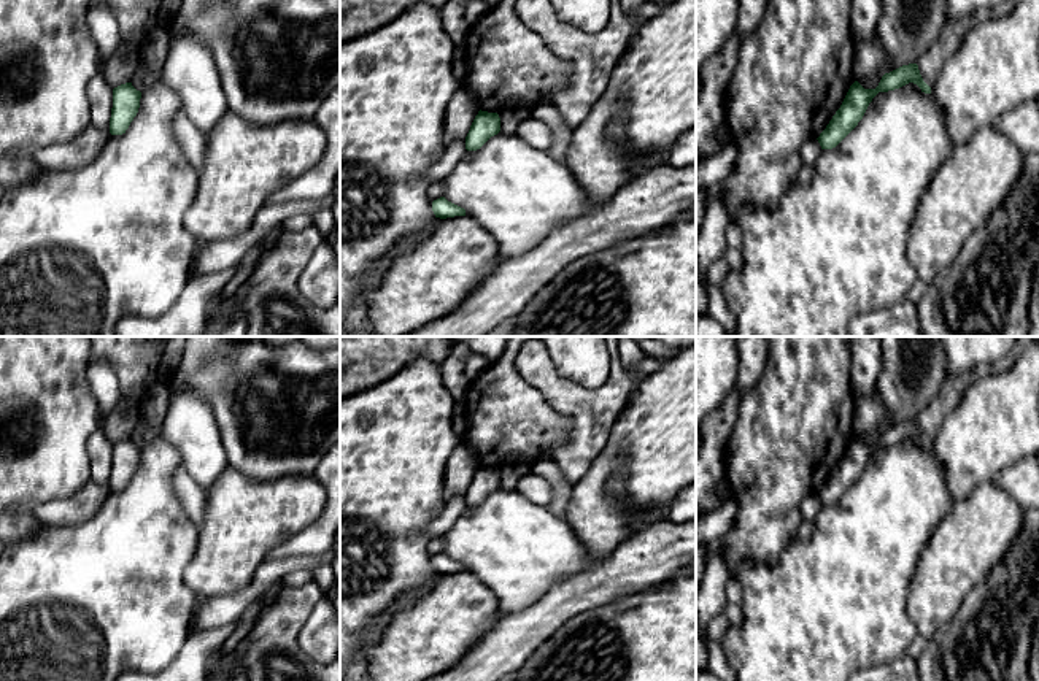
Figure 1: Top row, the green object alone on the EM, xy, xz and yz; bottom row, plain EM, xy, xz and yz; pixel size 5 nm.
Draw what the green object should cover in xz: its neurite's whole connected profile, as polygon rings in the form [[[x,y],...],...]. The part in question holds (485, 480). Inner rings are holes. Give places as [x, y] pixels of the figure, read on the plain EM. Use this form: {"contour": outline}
{"contour": [[[478,467],[465,492],[465,505],[480,505],[491,492],[500,487],[500,473],[497,468]]]}

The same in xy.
{"contour": [[[132,438],[113,444],[113,464],[110,473],[110,489],[122,491],[138,468],[141,448]]]}

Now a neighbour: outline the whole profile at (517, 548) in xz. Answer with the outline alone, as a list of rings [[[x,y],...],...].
[[[502,487],[480,505],[465,508],[445,535],[443,552],[464,564],[465,571],[496,594],[504,616],[518,614],[542,598],[550,587],[597,564],[564,517],[554,516],[548,506],[534,503],[516,489]]]

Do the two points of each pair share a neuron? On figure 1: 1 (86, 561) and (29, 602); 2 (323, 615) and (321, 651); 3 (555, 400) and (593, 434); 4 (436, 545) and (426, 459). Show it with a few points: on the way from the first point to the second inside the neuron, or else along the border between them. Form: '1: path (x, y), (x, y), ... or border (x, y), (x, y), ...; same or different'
1: path (72, 575), (43, 602); same
2: path (323, 624), (323, 642); same
3: path (564, 403), (585, 424); same
4: border (432, 538), (429, 543), (431, 556); different

